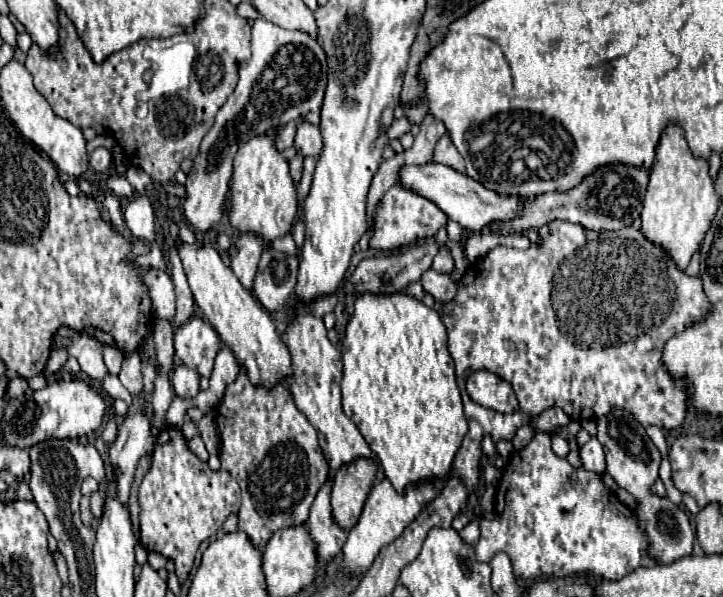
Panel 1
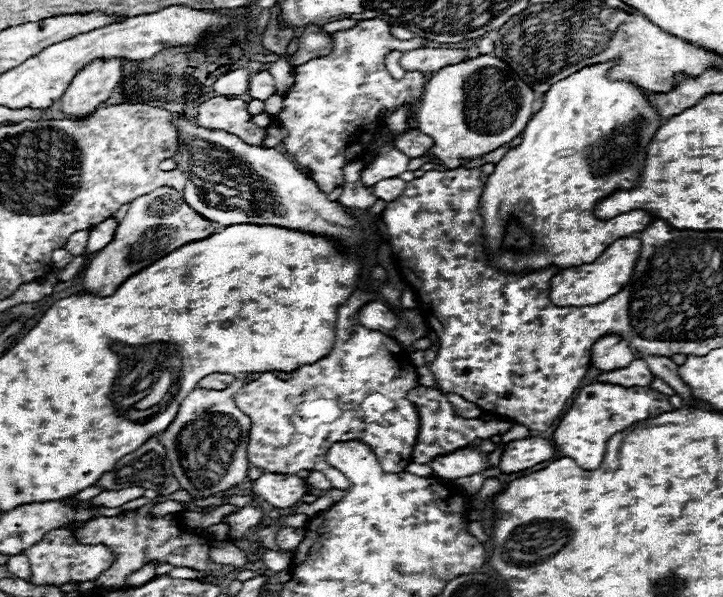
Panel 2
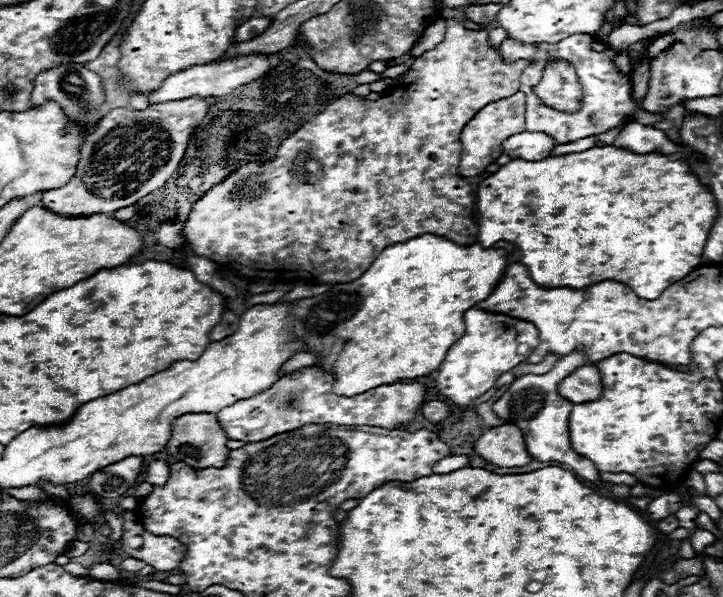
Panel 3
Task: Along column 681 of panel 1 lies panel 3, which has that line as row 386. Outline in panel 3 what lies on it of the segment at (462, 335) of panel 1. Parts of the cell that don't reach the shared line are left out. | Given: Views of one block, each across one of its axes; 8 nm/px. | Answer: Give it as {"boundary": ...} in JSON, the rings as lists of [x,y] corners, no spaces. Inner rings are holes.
{"boundary":[[[308,366],[296,372],[290,372],[276,380],[268,390],[254,394],[252,398],[244,398],[220,410],[218,422],[224,428],[230,440],[262,442],[276,434],[298,430],[308,424],[348,424],[348,426],[378,426],[386,430],[404,430],[406,424],[412,424],[416,412],[424,404],[426,390],[420,382],[394,382],[372,388],[364,394],[356,396],[338,396],[332,392],[332,382],[336,374],[334,370],[326,370],[322,366]]]}

